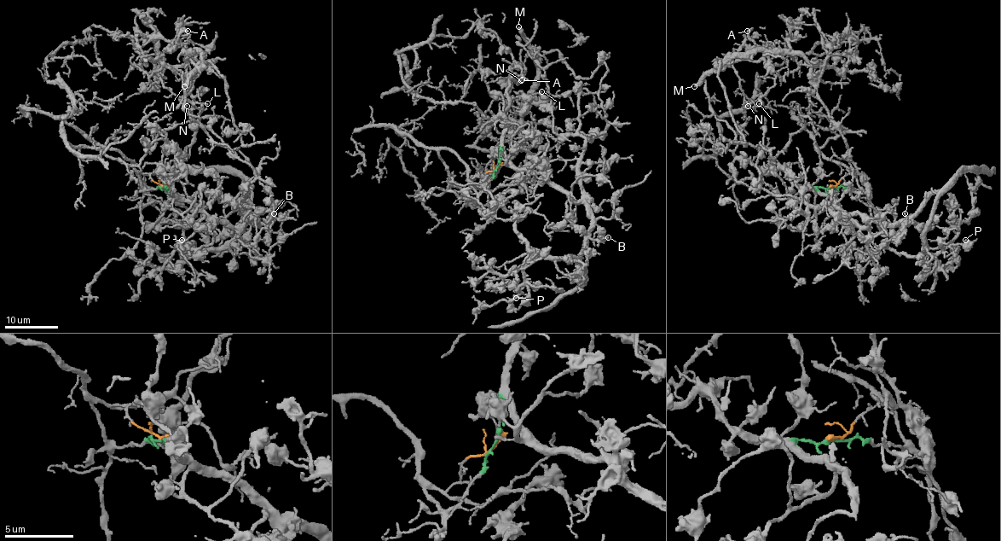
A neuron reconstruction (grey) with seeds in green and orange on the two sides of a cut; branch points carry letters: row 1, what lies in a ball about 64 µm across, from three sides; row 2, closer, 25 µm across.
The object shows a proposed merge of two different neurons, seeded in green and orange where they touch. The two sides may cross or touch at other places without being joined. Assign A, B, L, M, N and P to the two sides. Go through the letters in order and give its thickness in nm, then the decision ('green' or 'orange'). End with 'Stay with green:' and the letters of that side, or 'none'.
A: calibre 360 nm; orange
B: calibre 170 nm; green
L: calibre 140 nm; orange
M: calibre 400 nm; orange
N: calibre 140 nm; orange
P: calibre 150 nm; green
Stay with green: B, P

